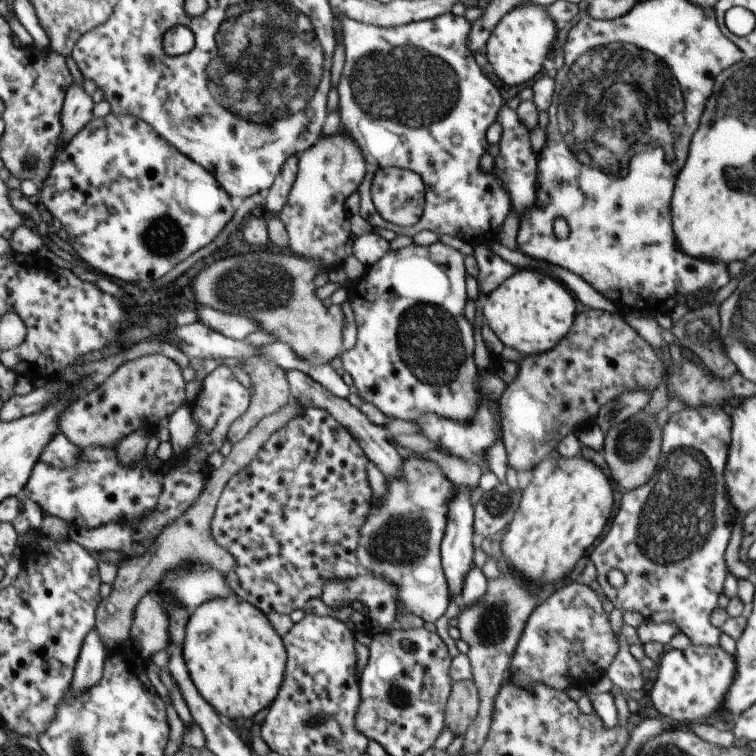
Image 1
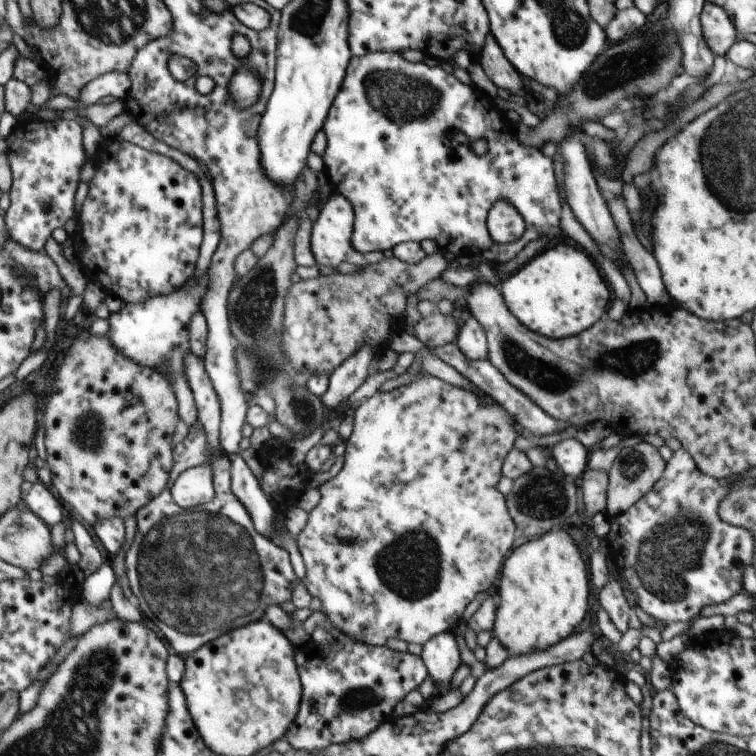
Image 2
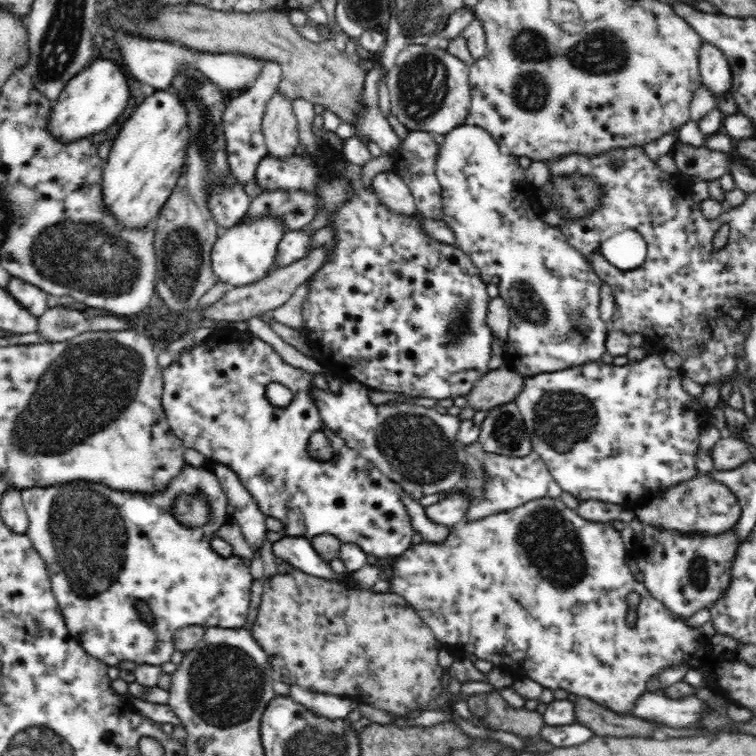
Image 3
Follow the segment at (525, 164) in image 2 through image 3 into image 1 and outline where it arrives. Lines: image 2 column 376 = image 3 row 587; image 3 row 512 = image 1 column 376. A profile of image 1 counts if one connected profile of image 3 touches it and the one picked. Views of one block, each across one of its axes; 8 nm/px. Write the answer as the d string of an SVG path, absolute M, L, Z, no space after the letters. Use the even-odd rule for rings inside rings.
M336 9L336 18L342 20L342 42L345 64L337 86L341 131L360 149L366 161L366 176L358 188L359 214L373 228L386 228L400 236L413 236L421 230L431 230L442 236L448 234L473 246L486 245L496 240L502 223L513 210L510 193L494 174L480 169L480 158L487 152L486 130L497 120L504 99L498 88L482 73L467 45L471 24L451 12L433 19L411 22L395 27L377 27L353 21ZM398 167L410 169L422 177L425 184L425 207L420 220L411 227L399 227L385 221L371 199L372 177L378 169Z

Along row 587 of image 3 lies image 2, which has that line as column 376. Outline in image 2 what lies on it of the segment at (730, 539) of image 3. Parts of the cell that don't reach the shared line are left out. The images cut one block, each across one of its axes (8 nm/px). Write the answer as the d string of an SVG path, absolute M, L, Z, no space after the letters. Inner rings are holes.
M338 638L330 646L310 640L305 646L295 649L294 660L302 685L302 702L294 722L286 730L284 739L287 739L293 749L299 751L322 750L333 744L368 736L382 722L395 716L398 703L405 700L406 694L425 685L424 680L429 676L421 656L396 652L386 645L358 644L350 638Z

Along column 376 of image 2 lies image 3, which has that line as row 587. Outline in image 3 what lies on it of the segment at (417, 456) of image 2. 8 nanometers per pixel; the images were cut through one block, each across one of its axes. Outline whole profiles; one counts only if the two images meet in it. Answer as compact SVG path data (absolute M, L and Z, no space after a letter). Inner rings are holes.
M537 498L532 499L513 508L512 510L502 511L491 514L475 521L460 521L449 527L449 533L444 542L440 544L411 543L411 547L396 557L393 564L393 577L390 578L393 584L392 592L399 594L412 606L416 614L430 627L436 640L443 646L460 646L468 652L476 655L480 660L492 662L494 668L505 668L513 670L520 668L524 674L534 682L542 685L544 689L555 690L564 689L567 692L574 693L577 696L584 696L594 702L618 713L628 715L632 712L636 700L646 692L646 684L652 677L656 677L664 668L670 666L685 666L690 670L699 670L704 676L709 686L712 686L712 670L705 662L706 658L698 647L698 640L702 640L702 634L698 628L688 626L686 622L678 619L672 612L655 598L649 595L648 589L643 582L636 581L634 575L628 569L624 559L630 553L621 542L620 532L618 532L610 523L601 523L582 518L575 510L566 507L561 498ZM532 578L542 578L544 582L539 586L526 586L532 584ZM638 592L640 603L636 608L636 622L634 626L628 626L626 616L628 616L628 594Z

